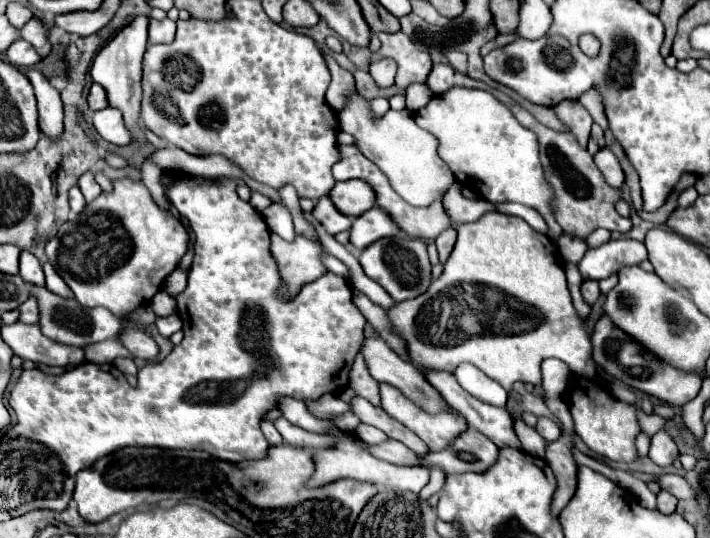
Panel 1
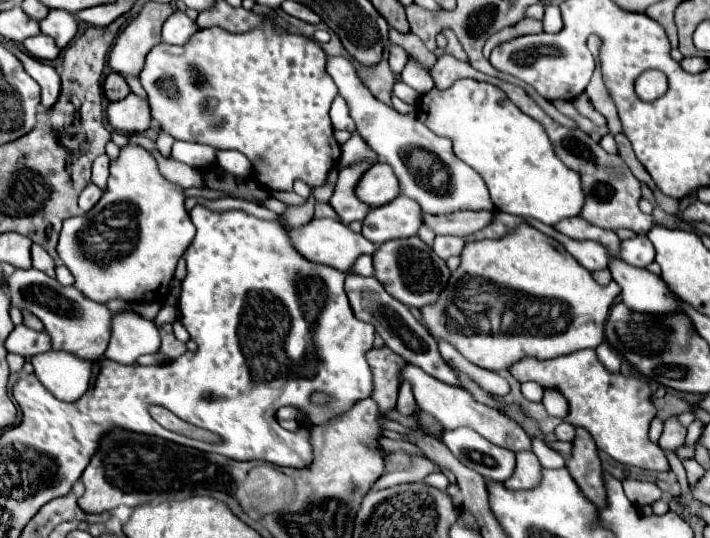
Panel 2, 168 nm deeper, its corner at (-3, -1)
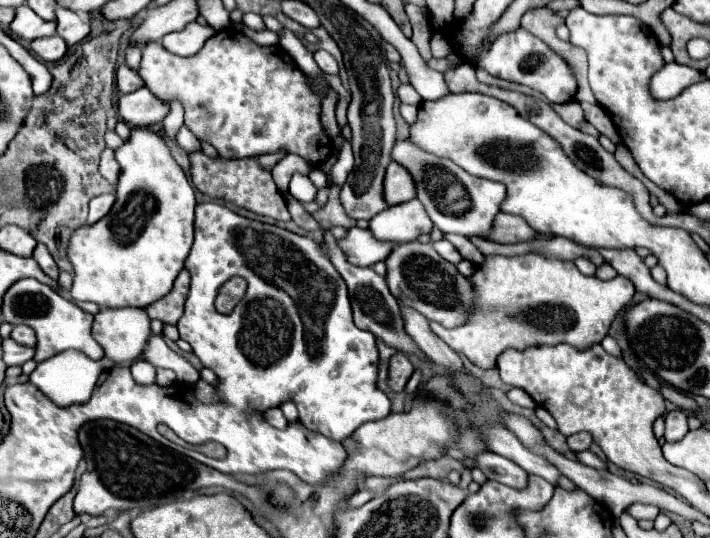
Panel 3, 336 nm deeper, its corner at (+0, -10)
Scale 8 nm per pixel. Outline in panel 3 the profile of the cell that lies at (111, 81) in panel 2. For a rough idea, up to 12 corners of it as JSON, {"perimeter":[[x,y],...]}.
{"perimeter":[[118,68],[118,90],[134,92],[142,86],[138,70]]}

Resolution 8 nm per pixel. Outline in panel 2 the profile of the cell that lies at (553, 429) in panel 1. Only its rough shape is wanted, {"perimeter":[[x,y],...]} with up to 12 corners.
{"perimeter":[[563,421],[555,427],[559,441],[573,441],[575,427]]}

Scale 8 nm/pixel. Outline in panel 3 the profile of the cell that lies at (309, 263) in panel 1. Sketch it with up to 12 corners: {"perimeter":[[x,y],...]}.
{"perimeter":[[350,228],[338,240],[348,262],[374,266],[396,246],[368,228]]}

